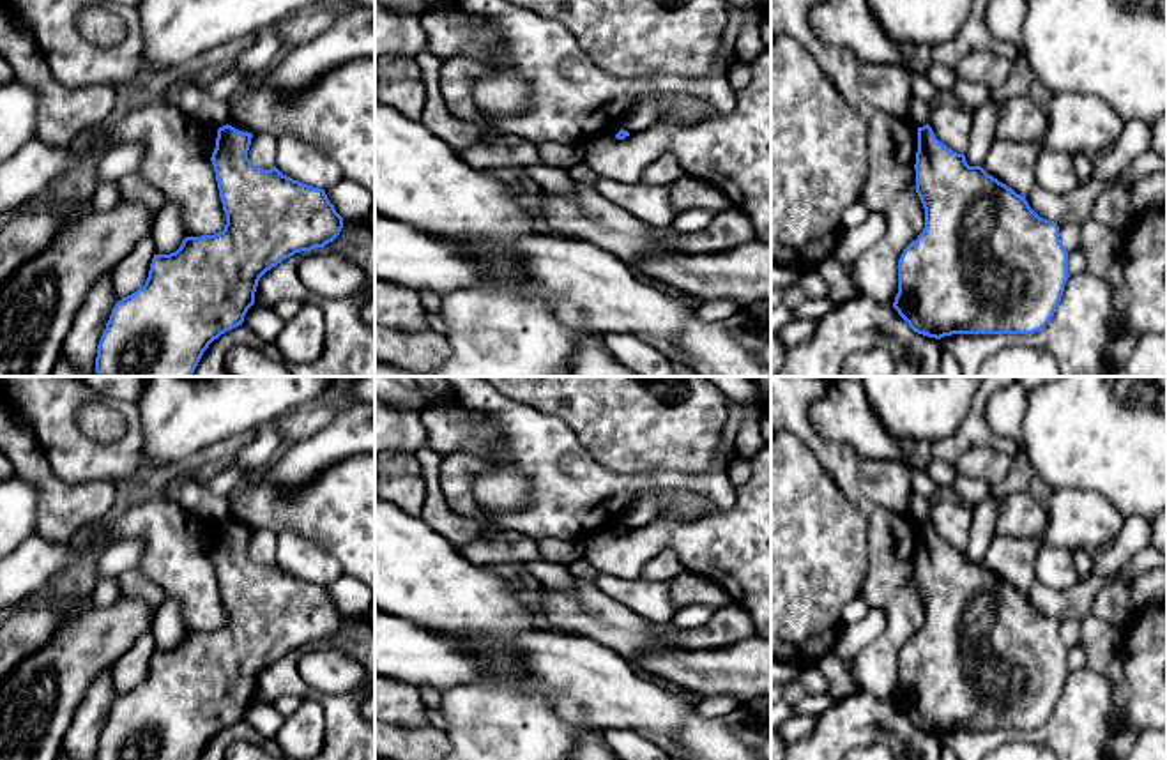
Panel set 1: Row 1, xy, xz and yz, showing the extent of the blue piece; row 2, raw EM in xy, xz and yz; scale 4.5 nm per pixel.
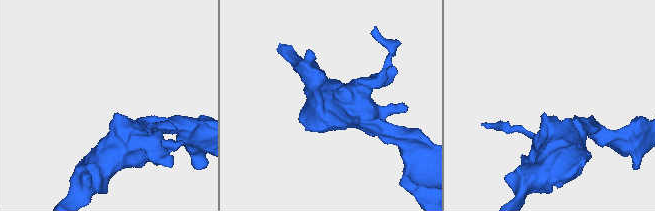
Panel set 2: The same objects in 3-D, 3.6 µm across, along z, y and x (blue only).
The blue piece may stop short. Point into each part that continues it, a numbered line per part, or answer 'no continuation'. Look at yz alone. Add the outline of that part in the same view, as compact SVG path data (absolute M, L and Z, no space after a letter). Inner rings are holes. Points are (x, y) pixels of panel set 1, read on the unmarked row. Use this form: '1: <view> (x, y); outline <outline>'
no continuation

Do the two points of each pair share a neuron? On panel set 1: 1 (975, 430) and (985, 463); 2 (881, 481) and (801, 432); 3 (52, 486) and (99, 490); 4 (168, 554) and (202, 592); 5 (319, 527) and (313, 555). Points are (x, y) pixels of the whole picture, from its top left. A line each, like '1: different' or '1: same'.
1: different
2: different
3: same
4: same
5: different

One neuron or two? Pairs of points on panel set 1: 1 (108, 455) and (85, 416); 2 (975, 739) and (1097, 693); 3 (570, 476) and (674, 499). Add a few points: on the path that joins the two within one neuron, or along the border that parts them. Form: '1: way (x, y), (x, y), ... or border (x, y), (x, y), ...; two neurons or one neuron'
1: border (75, 412), (78, 430), (96, 440), (126, 433); two neurons
2: way (1005, 736), (1054, 734), (1067, 723); one neuron
3: border (683, 492), (640, 490), (630, 497); two neurons

